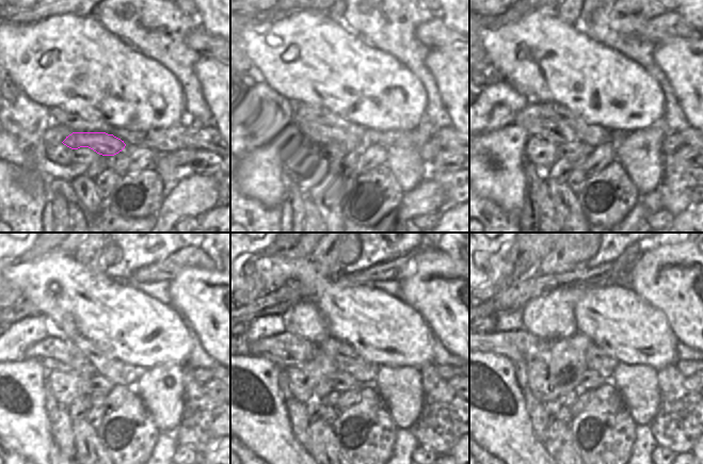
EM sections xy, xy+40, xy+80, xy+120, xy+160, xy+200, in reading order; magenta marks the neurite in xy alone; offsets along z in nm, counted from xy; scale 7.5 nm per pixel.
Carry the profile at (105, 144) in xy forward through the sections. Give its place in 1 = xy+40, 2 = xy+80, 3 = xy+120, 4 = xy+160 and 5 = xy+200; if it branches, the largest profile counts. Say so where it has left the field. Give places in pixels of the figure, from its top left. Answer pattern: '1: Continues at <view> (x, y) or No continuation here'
1: Continues at xy+40 (315, 136)
2: Continues at xy+80 (538, 118)
3: Continues at xy+120 (54, 353)
4: Continues at xy+160 (286, 350)
5: Continues at xy+200 (514, 345)

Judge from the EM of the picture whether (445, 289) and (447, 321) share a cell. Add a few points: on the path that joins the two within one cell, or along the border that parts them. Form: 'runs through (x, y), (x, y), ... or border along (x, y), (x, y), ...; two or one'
runs through (445, 297), (441, 305), (446, 314); one

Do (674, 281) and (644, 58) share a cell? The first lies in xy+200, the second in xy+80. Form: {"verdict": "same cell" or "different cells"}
{"verdict": "different cells"}

